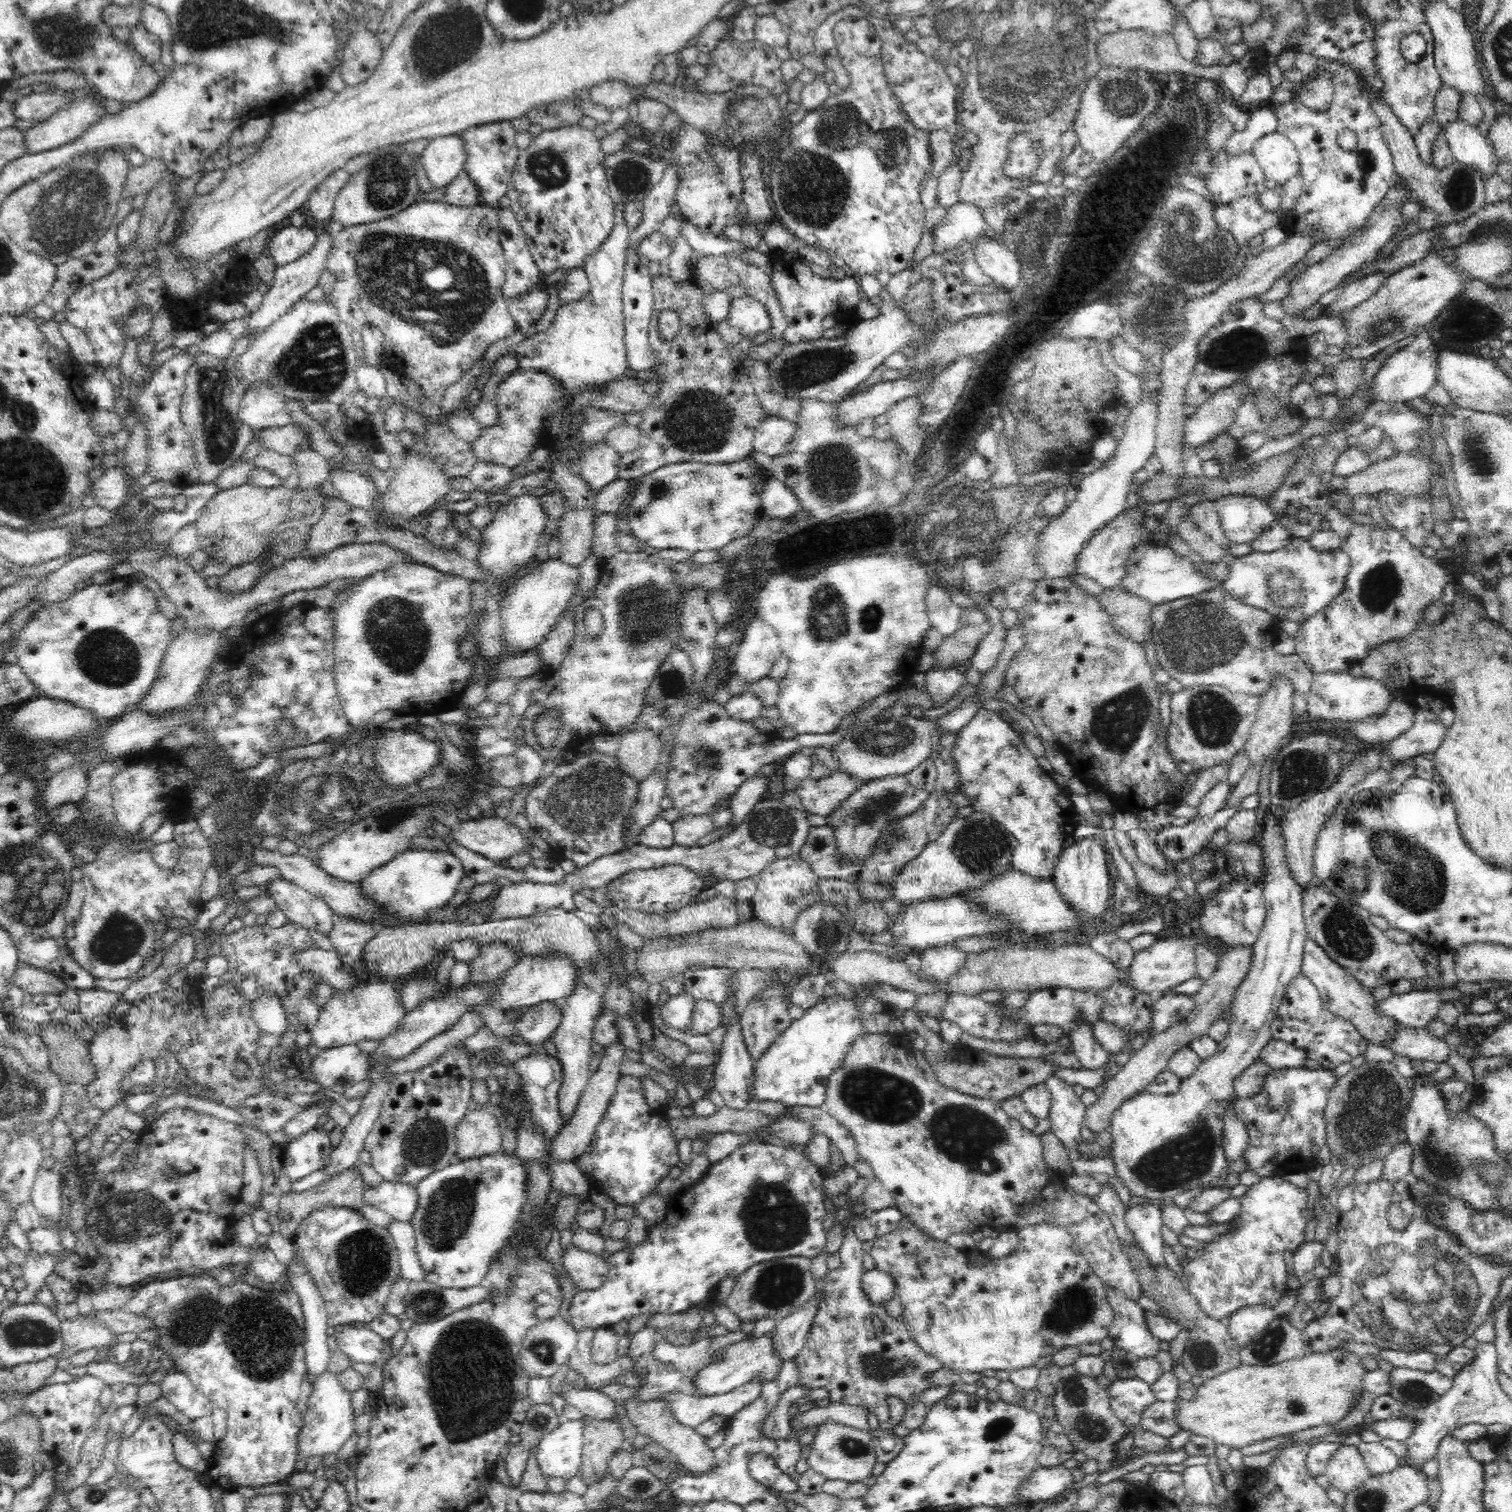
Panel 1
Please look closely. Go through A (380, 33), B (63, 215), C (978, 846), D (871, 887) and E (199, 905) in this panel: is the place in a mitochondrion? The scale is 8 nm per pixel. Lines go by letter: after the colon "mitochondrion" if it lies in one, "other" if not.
A: other
B: mitochondrion
C: mitochondrion
D: other
E: other

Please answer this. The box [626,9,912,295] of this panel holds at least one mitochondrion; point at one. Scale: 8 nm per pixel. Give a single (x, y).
(813, 190)

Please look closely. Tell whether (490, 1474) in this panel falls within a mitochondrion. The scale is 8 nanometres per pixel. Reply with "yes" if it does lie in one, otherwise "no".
no

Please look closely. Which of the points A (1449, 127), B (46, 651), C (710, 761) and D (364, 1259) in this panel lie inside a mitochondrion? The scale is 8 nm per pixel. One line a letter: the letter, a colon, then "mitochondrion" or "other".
A: other
B: other
C: mitochondrion
D: mitochondrion

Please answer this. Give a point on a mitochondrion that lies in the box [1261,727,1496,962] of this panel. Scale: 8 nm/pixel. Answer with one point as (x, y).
(1419, 885)

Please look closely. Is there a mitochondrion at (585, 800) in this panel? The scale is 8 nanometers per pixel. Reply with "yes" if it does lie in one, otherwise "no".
yes

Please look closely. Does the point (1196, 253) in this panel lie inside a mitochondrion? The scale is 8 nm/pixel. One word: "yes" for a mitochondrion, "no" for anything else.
yes

